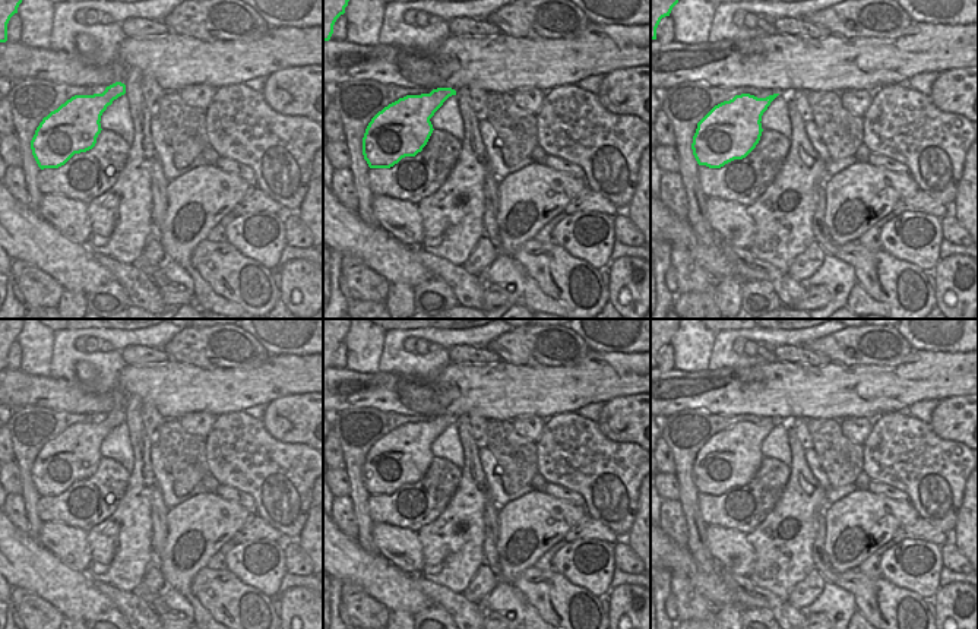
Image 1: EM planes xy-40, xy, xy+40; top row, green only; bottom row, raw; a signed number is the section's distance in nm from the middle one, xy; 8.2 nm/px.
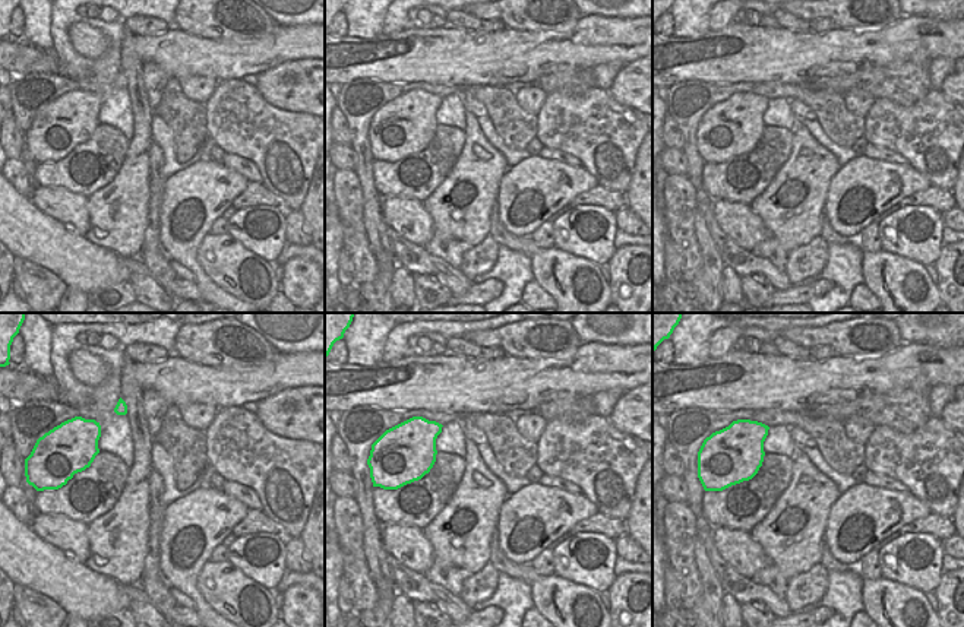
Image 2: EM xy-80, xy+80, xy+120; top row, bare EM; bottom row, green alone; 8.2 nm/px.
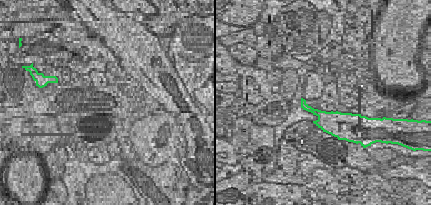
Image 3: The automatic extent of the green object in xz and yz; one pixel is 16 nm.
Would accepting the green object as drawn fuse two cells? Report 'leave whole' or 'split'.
leave whole

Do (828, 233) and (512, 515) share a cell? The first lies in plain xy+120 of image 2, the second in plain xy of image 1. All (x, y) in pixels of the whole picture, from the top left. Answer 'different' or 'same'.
different

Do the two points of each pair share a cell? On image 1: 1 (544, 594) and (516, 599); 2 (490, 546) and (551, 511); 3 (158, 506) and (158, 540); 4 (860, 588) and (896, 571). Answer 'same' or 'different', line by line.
1: different
2: different
3: same
4: different

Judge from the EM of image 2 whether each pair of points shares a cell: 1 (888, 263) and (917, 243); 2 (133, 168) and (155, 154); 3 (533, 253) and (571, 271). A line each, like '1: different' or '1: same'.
1: different
2: different
3: same

